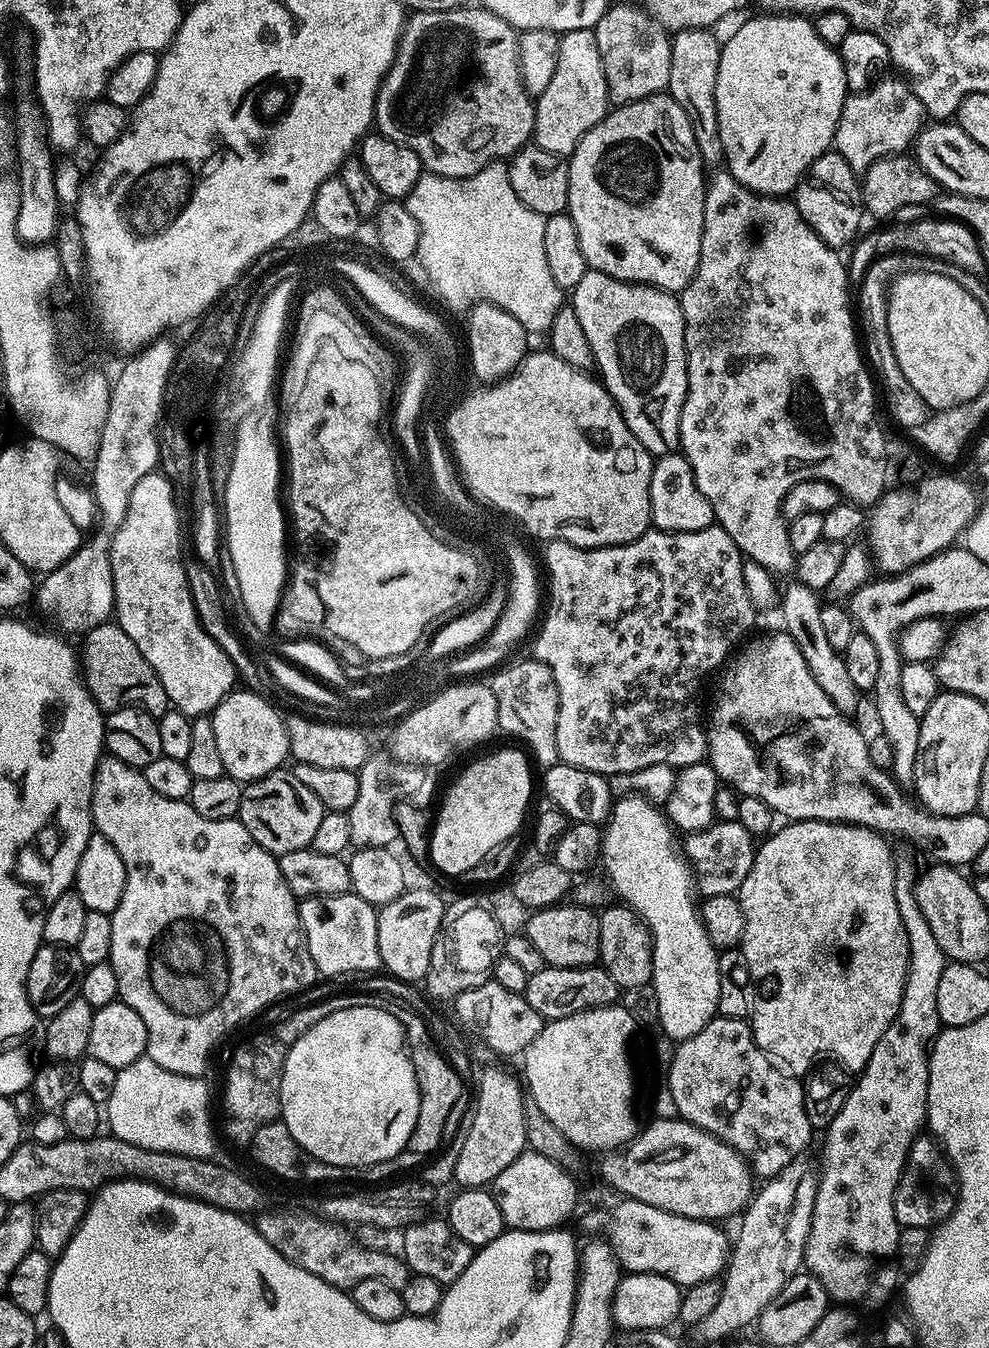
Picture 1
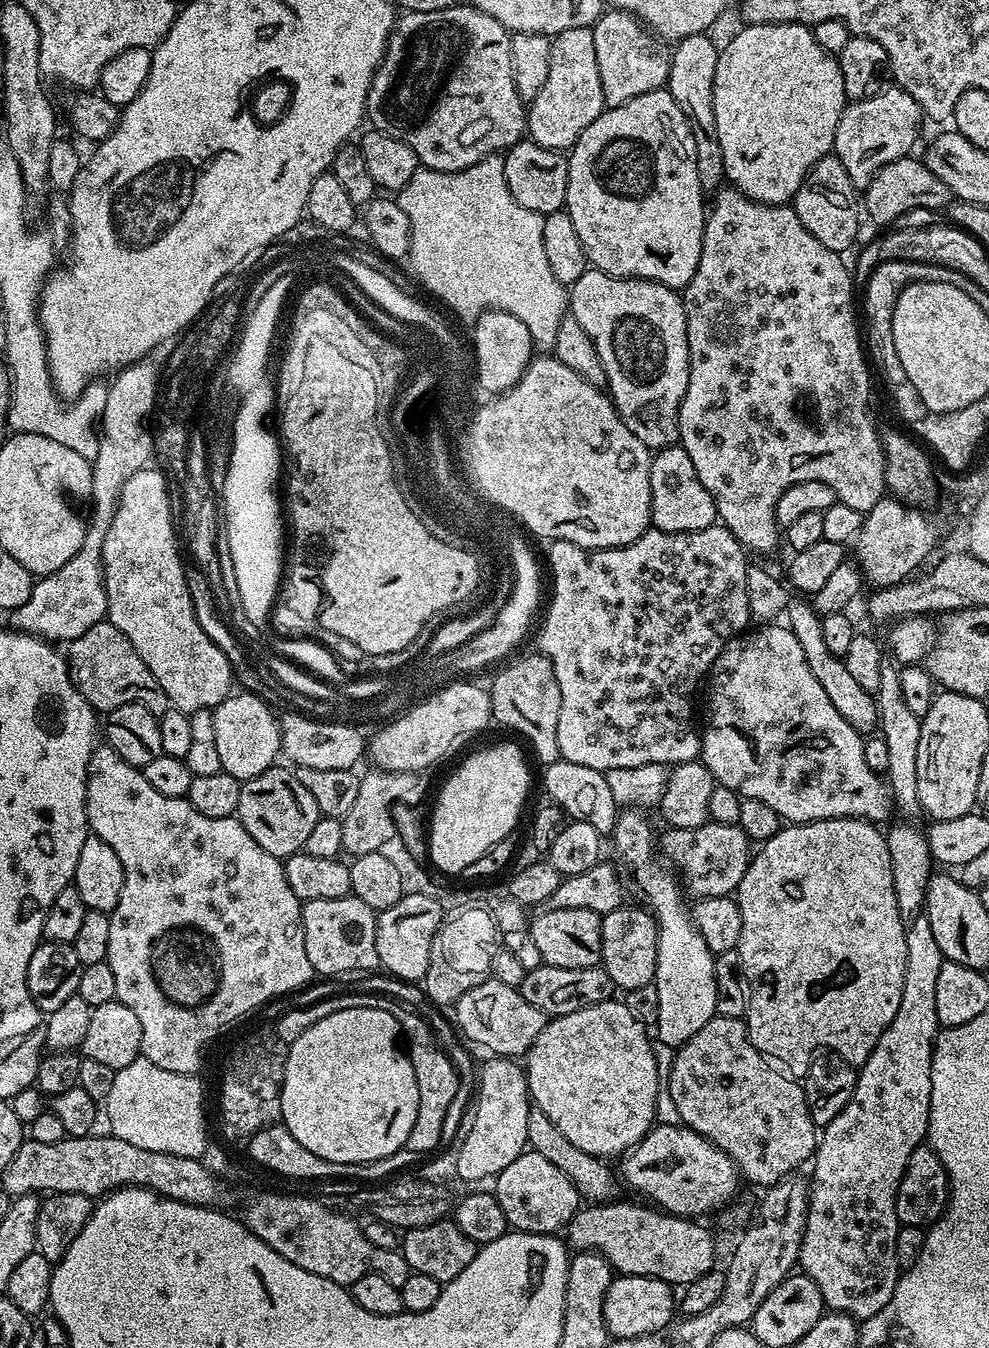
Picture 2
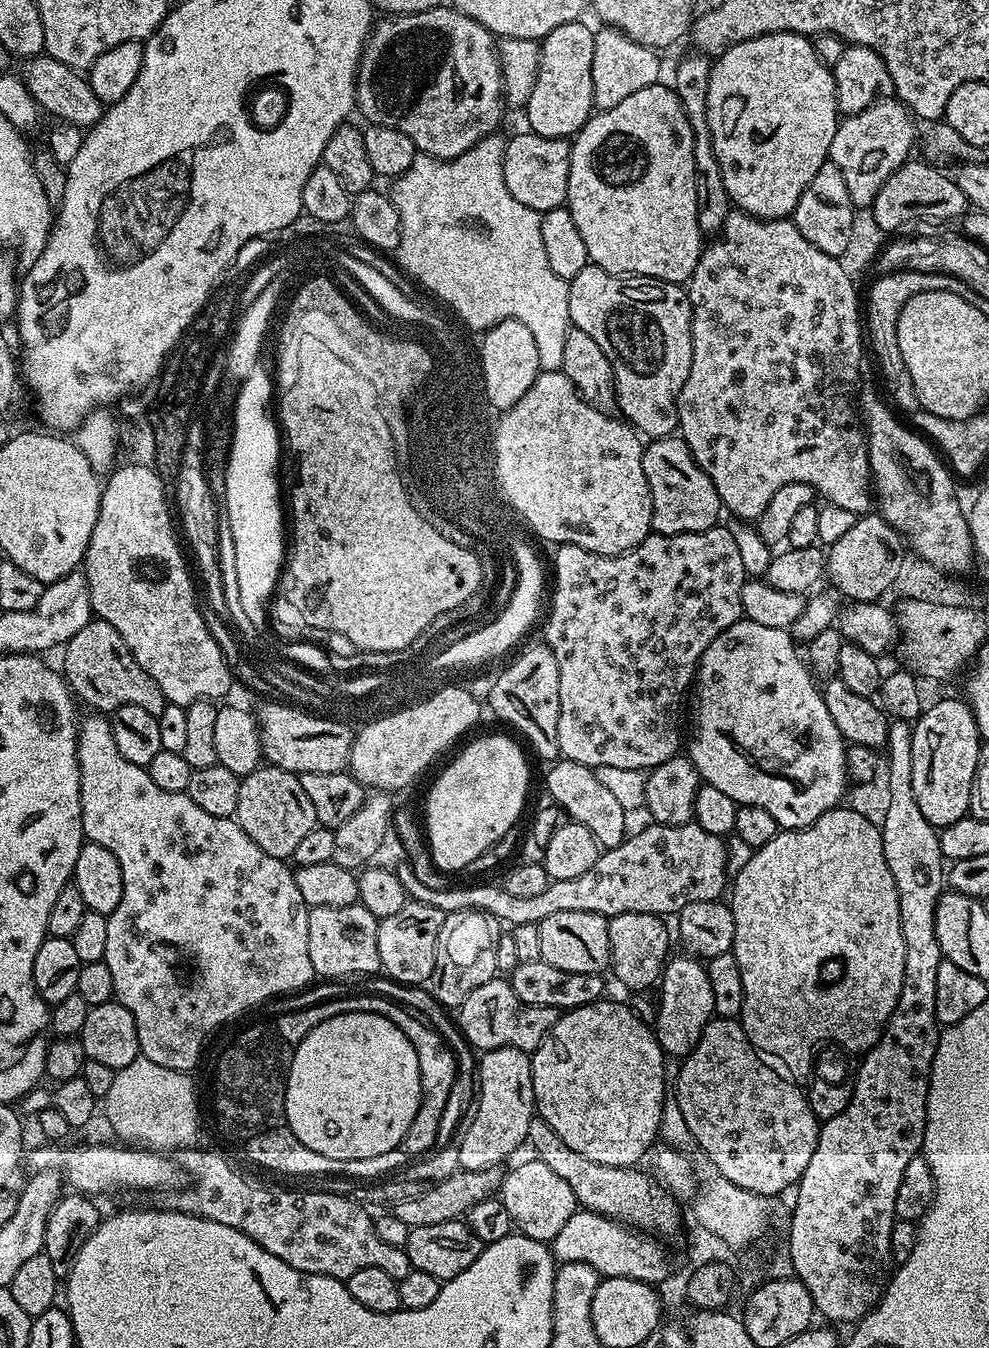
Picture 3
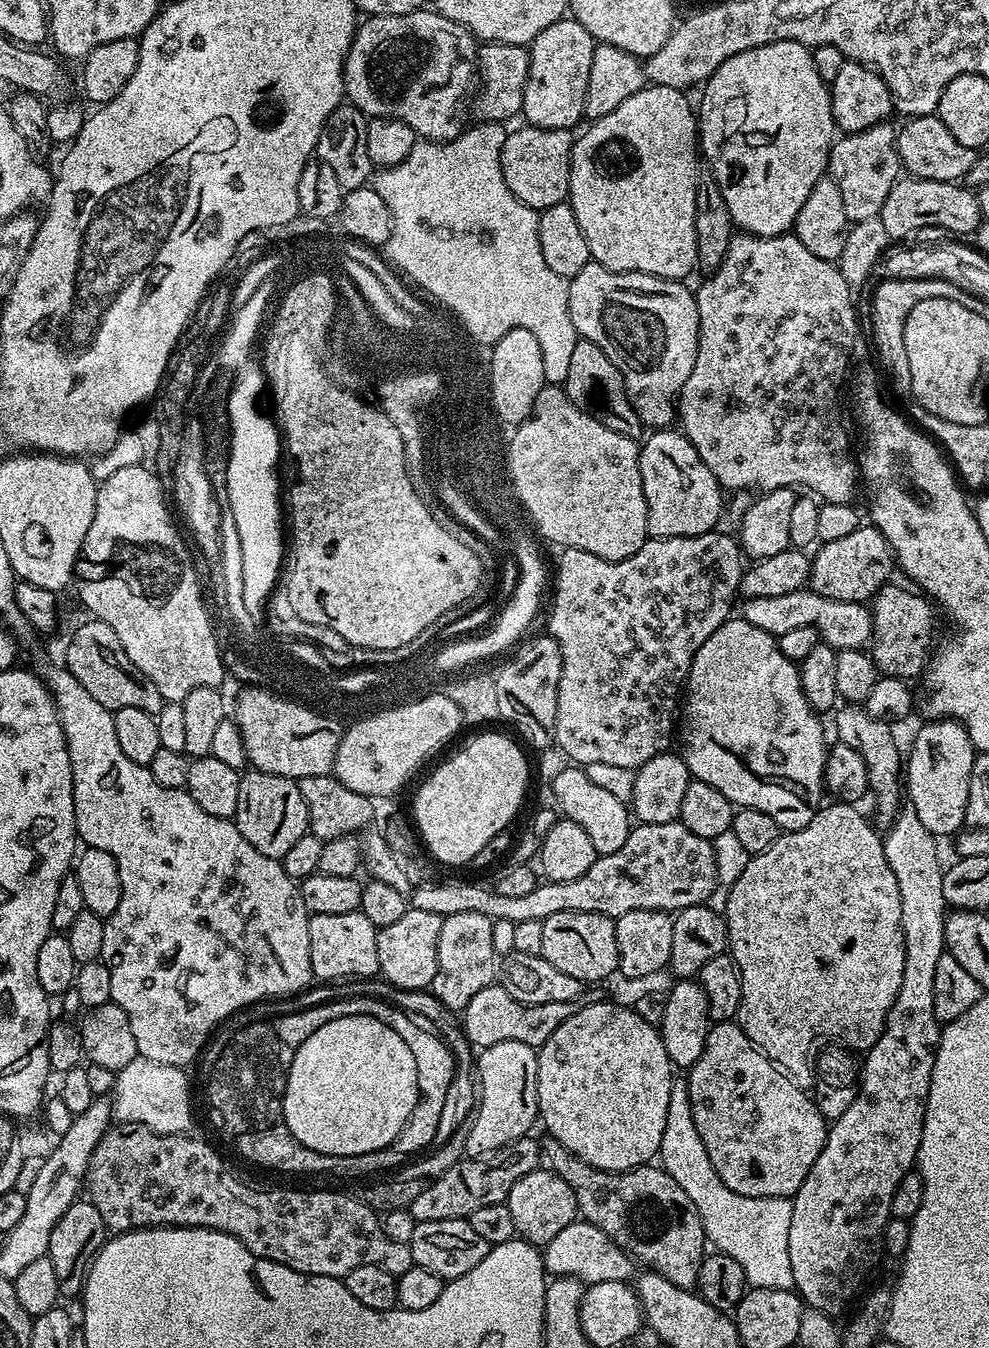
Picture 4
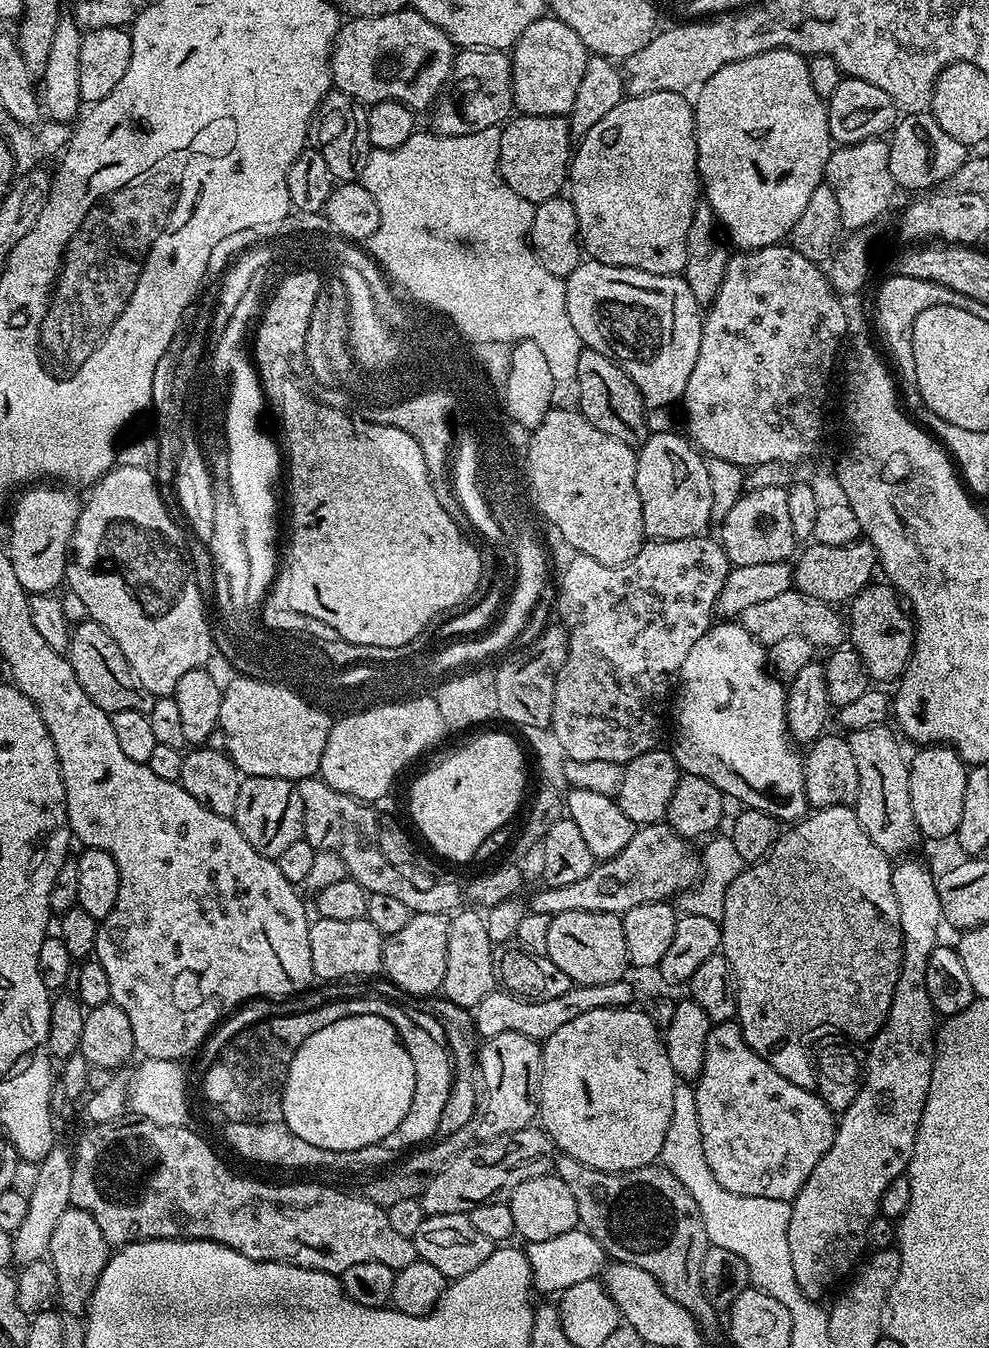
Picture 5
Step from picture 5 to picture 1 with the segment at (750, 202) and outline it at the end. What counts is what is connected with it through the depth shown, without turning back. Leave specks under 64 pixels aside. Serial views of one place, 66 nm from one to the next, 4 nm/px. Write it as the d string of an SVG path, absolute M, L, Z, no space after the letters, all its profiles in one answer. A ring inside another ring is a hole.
M760 14L753 20L748 20L732 37L723 41L720 49L720 61L718 62L718 82L714 86L714 98L718 106L718 130L724 147L723 163L726 170L739 184L746 186L752 192L759 192L762 196L787 197L795 193L804 173L822 153L833 147L836 139L836 127L838 118L842 114L844 100L850 95L844 67L840 61L839 51L833 45L822 42L818 36L815 23L804 14Z

